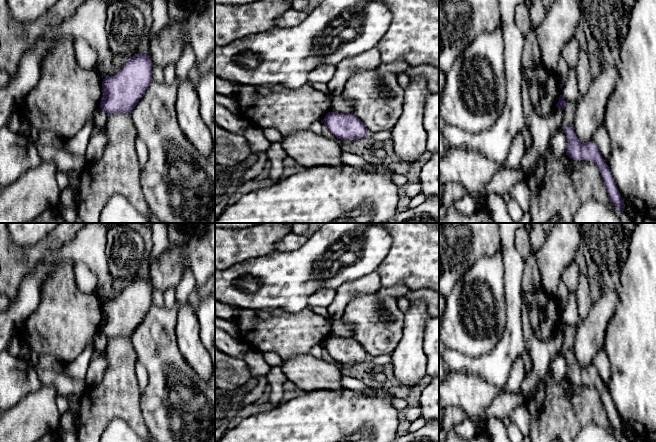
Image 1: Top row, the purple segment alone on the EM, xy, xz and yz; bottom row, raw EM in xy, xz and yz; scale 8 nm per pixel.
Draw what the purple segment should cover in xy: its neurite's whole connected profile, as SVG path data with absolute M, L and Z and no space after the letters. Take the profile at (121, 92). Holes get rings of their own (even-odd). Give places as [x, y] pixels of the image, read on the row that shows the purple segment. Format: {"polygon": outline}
{"polygon": "M139 53L129 57L117 74L103 79L100 108L108 115L131 115L133 108L152 82L152 66L153 63L146 54Z"}

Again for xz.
{"polygon": "M328 112L325 116L324 125L342 141L357 140L368 135L366 126L353 113Z"}

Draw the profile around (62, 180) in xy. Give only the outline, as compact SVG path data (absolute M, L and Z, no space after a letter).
M57 172L56 179L57 179L57 185L60 190L69 188L69 181L68 181L68 177L65 174L65 172Z

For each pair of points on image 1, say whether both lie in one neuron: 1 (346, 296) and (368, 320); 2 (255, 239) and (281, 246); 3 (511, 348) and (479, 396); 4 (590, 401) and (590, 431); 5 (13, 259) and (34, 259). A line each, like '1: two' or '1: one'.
1: two
2: two
3: two
4: two
5: one

